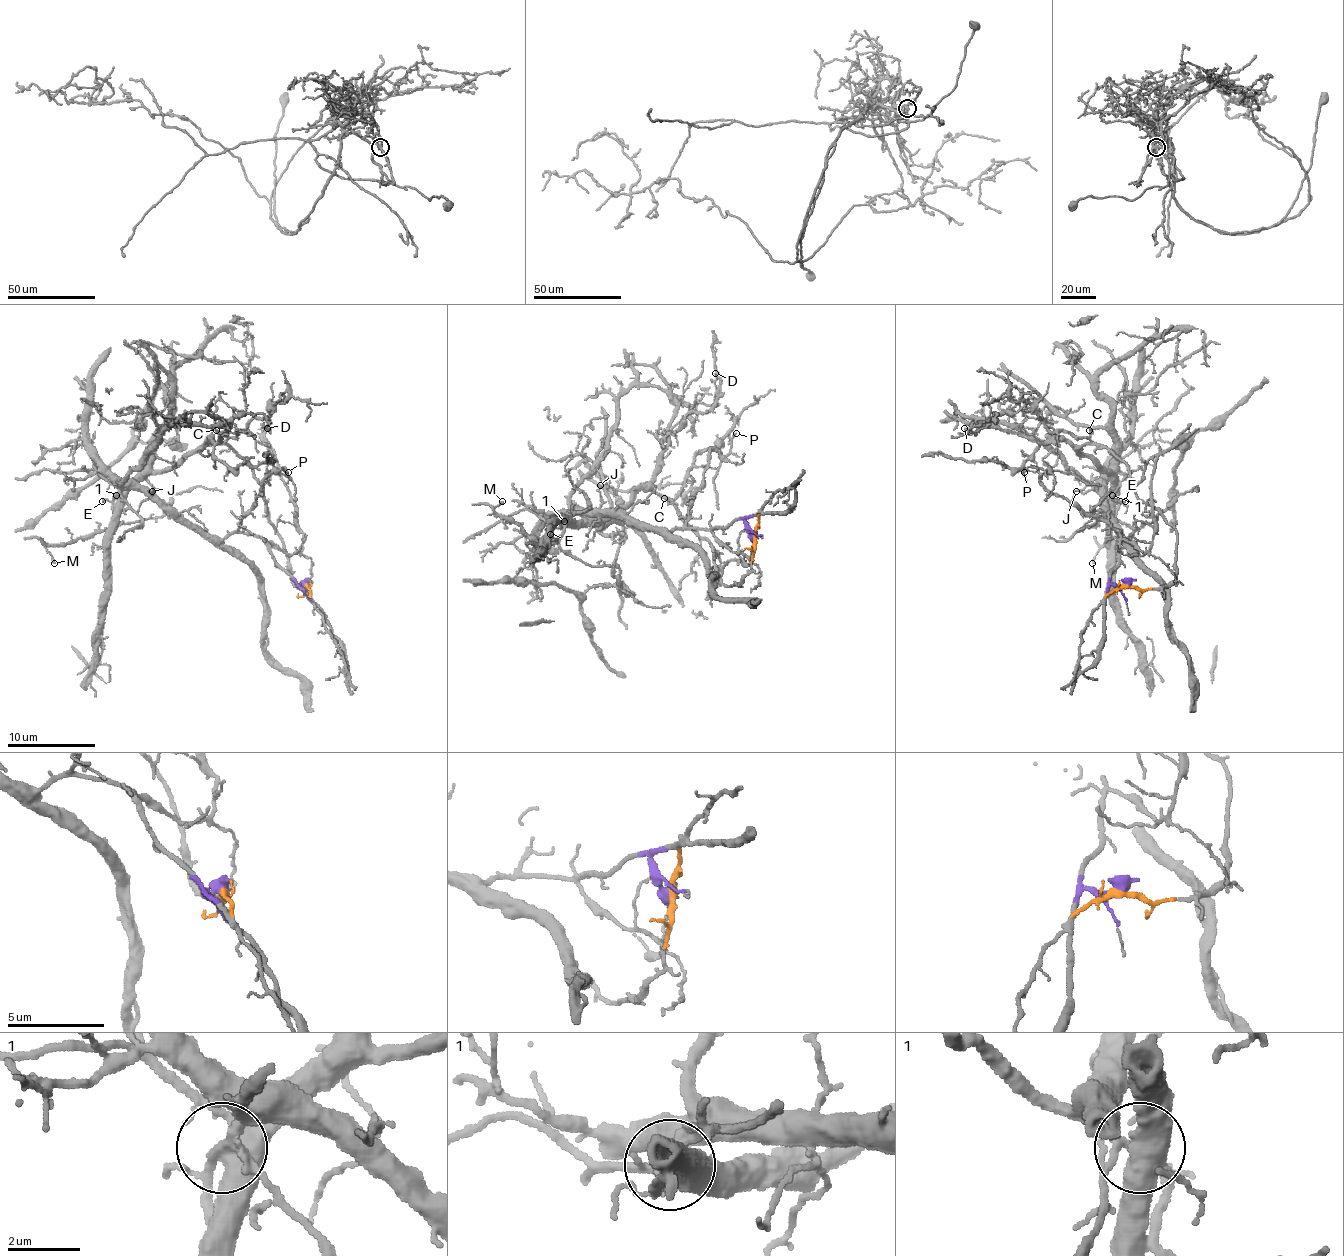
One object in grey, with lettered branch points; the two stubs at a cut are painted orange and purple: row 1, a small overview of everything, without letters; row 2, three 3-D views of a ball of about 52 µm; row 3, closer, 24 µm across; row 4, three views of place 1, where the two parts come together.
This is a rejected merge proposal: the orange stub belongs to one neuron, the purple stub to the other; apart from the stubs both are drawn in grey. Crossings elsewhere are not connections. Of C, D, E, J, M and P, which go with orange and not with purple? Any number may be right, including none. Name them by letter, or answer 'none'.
C

